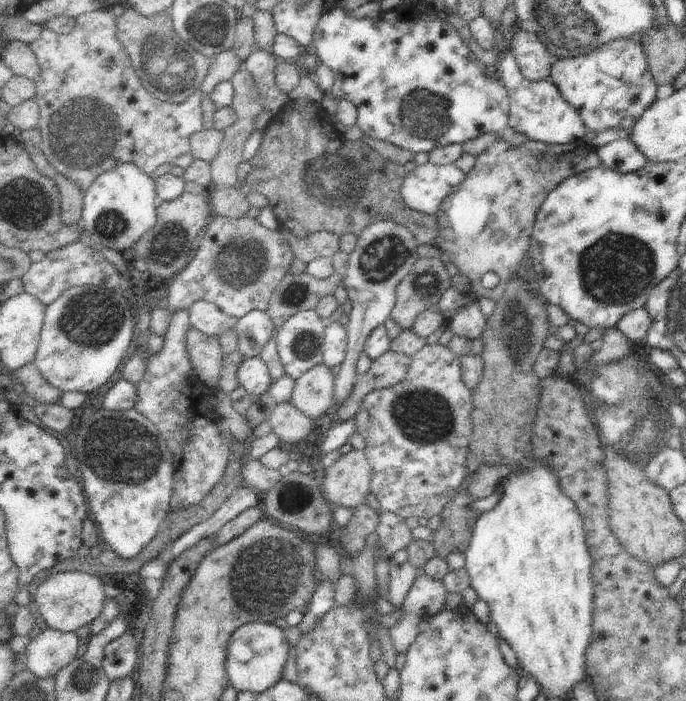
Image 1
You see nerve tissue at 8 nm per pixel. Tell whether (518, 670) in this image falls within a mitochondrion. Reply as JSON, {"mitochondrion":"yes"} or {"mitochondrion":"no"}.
{"mitochondrion":"no"}

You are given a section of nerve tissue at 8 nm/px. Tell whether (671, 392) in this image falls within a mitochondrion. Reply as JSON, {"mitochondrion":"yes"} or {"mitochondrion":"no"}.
{"mitochondrion":"yes"}

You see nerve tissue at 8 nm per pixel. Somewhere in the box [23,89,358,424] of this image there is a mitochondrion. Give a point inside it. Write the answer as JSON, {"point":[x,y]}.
{"point":[90,317]}

